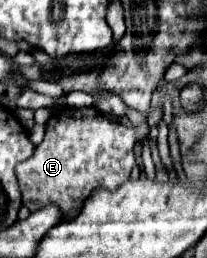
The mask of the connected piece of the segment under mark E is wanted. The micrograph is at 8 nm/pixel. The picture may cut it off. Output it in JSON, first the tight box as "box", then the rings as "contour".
{"box":[16,108,148,220],"contour":[[[64,108],[56,112],[46,124],[46,136],[40,146],[36,146],[26,162],[16,166],[22,204],[28,206],[30,212],[46,204],[56,204],[64,212],[64,220],[76,218],[96,188],[104,186],[114,190],[130,176],[134,168],[132,148],[144,140],[148,132],[148,124],[118,126],[96,108]]]}

